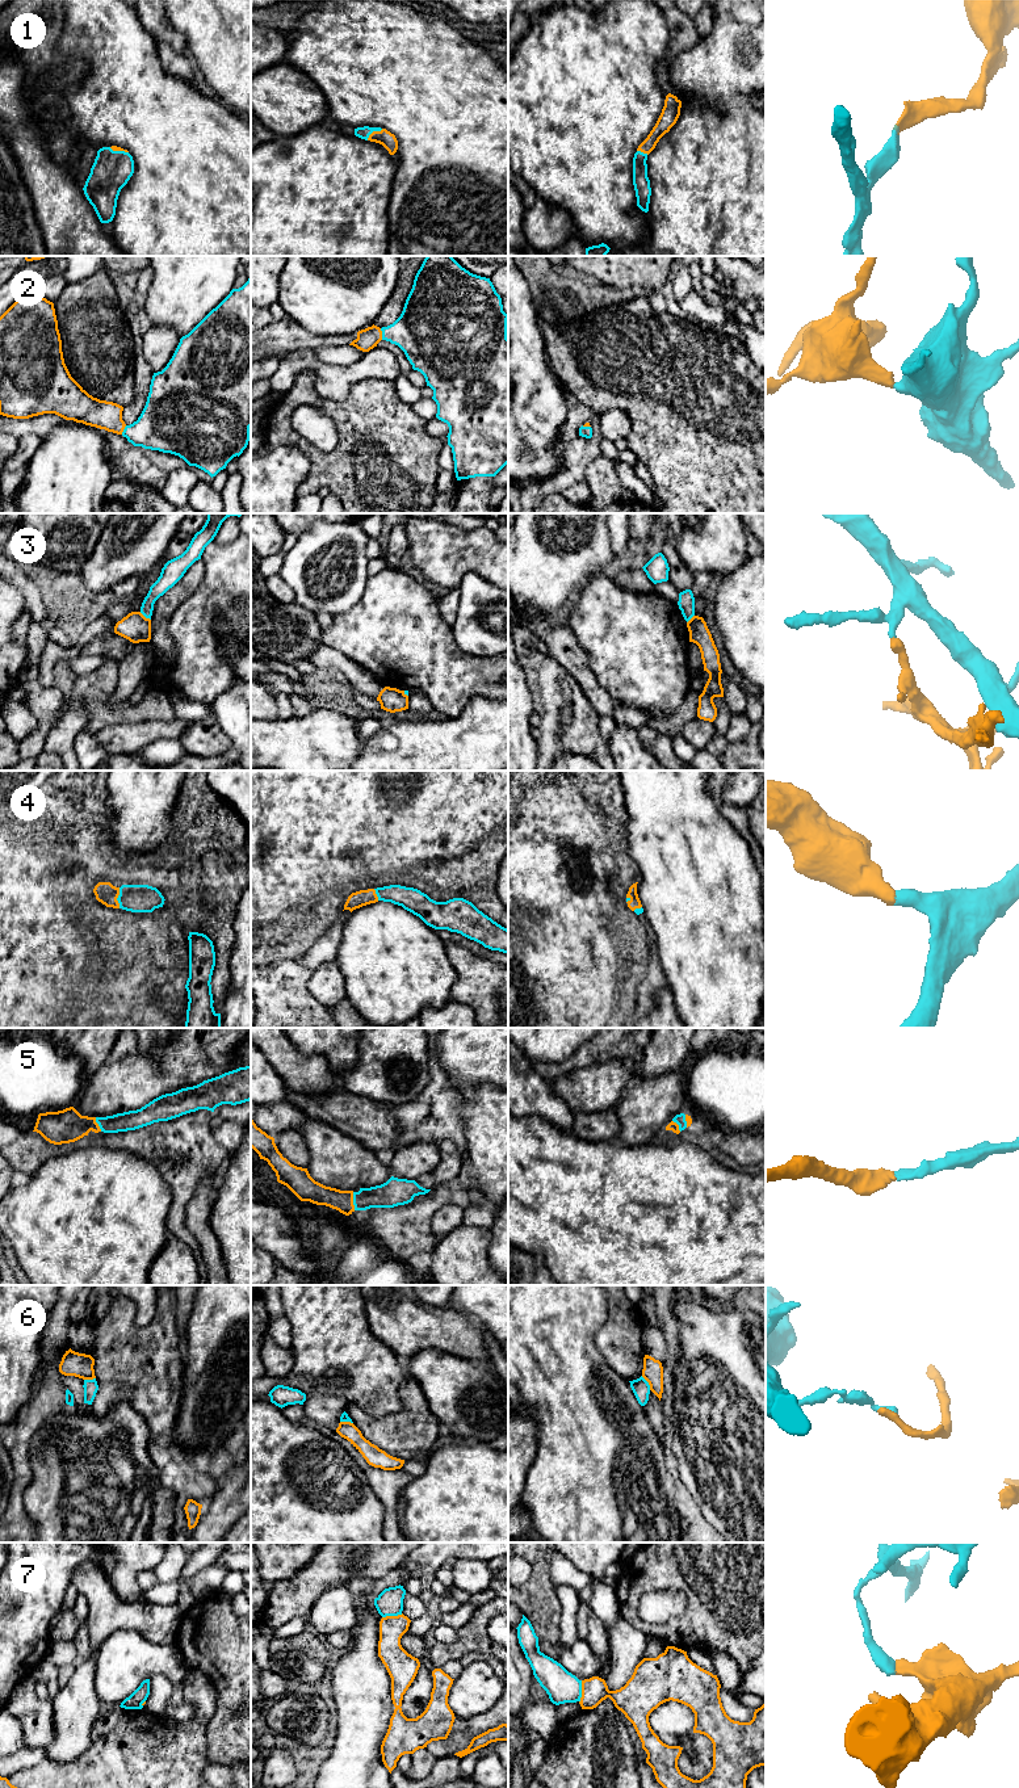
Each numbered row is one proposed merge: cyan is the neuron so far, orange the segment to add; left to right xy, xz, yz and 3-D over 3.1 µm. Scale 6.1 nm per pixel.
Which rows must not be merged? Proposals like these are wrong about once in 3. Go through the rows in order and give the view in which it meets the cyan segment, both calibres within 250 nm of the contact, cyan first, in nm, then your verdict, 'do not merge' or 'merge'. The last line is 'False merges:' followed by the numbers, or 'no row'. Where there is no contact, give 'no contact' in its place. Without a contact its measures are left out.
1: meets cyan in xz; 70 nm thick on the cyan side, 90 nm on the other; merge
2: meets cyan in xz; 340 nm thick on the cyan side, 130 nm on the other; merge
3: meets cyan in xy; 100 nm thick on the cyan side, 170 nm on the other; do not merge
4: meets cyan in xy; 180 nm thick on the cyan side, 130 nm on the other; merge
5: meets cyan in xz; 160 nm thick on the cyan side, 130 nm on the other; merge
6: meets cyan in yz; 110 nm thick on the cyan side, 130 nm on the other; do not merge
7: meets cyan in yz; 200 nm thick on the cyan side, 160 nm on the other; do not merge
False merges: 3, 6, 7

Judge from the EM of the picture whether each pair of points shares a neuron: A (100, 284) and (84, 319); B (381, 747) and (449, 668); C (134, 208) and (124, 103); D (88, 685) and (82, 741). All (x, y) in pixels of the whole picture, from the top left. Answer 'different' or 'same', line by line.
A: same
B: different
C: same
D: different

